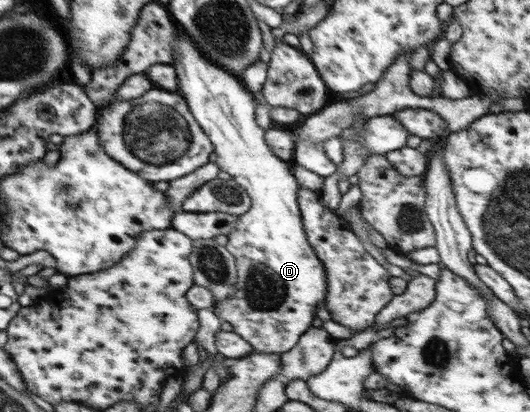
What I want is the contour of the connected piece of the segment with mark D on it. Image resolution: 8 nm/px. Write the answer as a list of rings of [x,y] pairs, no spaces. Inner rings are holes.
[[[177,24],[175,25],[177,37],[175,40],[175,57],[172,65],[178,77],[180,94],[186,99],[188,108],[193,117],[202,127],[206,136],[214,145],[216,164],[220,170],[228,172],[231,178],[244,189],[251,198],[252,207],[246,214],[238,216],[238,224],[230,232],[226,249],[236,259],[238,282],[234,284],[235,292],[228,300],[215,306],[215,312],[222,321],[230,322],[233,331],[246,340],[256,353],[269,353],[281,356],[289,352],[310,327],[316,316],[316,306],[326,300],[326,272],[322,261],[306,238],[302,224],[302,214],[299,209],[297,192],[299,182],[293,174],[291,162],[278,158],[266,144],[265,130],[258,126],[255,119],[257,102],[254,95],[245,84],[241,83],[240,76],[233,74],[212,62],[208,62],[200,52],[197,45]]]

